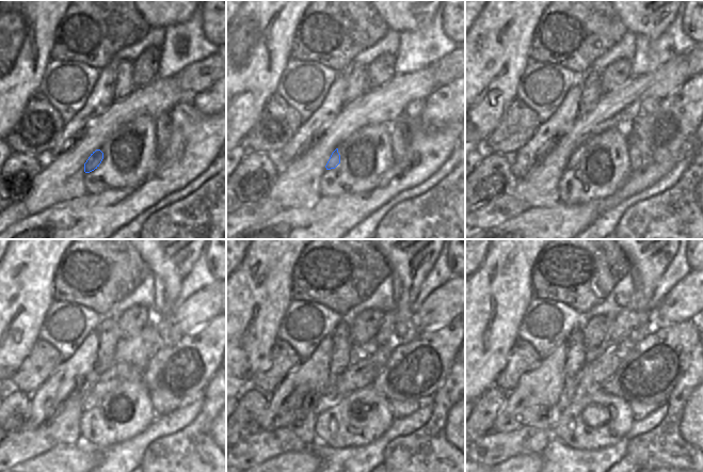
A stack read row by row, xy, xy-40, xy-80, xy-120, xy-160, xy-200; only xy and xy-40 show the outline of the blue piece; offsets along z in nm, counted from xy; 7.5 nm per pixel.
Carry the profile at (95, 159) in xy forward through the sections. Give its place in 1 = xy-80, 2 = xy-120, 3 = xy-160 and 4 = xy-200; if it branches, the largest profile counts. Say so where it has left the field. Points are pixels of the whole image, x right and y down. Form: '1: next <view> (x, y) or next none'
1: next xy-80 (576, 156)
2: next xy-120 (117, 373)
3: next xy-160 (361, 373)
4: next xy-200 (601, 368)

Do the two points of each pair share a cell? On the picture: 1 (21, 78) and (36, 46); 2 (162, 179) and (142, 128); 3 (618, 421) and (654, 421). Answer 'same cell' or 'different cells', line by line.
1: same cell
2: different cells
3: different cells

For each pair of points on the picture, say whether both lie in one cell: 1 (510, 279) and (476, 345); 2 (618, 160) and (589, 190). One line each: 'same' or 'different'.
1: same
2: same

